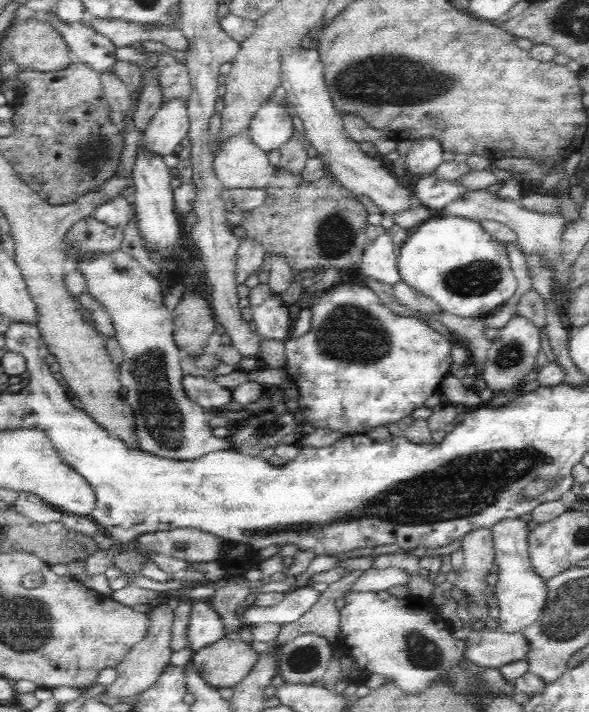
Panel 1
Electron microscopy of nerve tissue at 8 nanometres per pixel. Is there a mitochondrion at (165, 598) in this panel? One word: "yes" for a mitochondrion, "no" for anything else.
no

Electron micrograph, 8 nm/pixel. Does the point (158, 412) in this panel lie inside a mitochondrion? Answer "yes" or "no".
yes

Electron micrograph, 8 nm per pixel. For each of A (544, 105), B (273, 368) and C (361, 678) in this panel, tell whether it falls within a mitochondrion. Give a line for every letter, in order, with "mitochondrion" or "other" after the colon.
A: other
B: other
C: other

